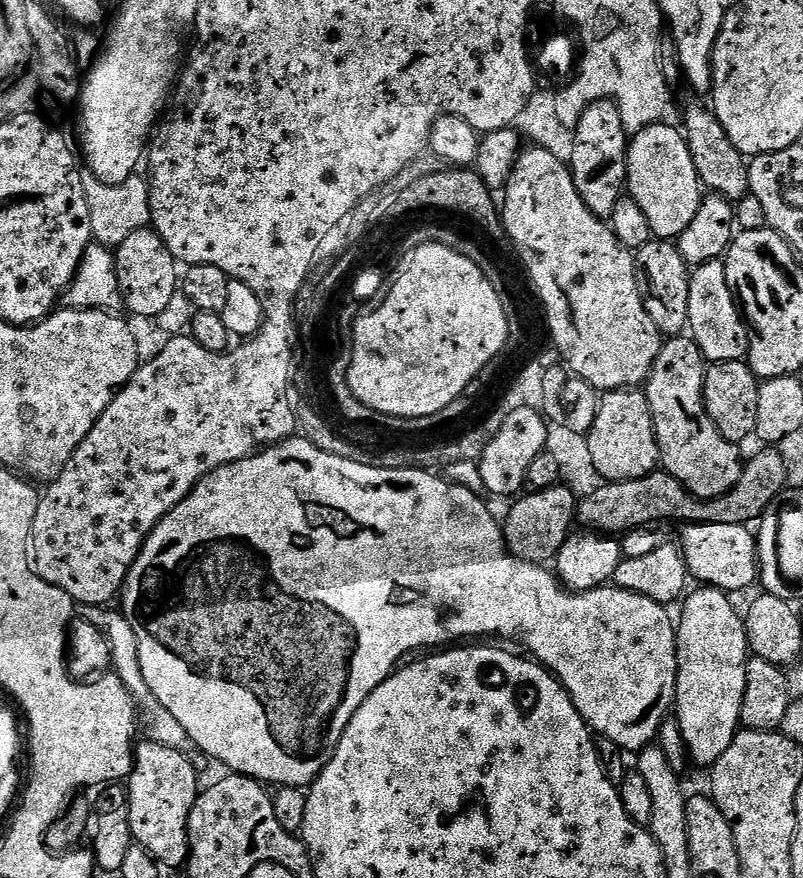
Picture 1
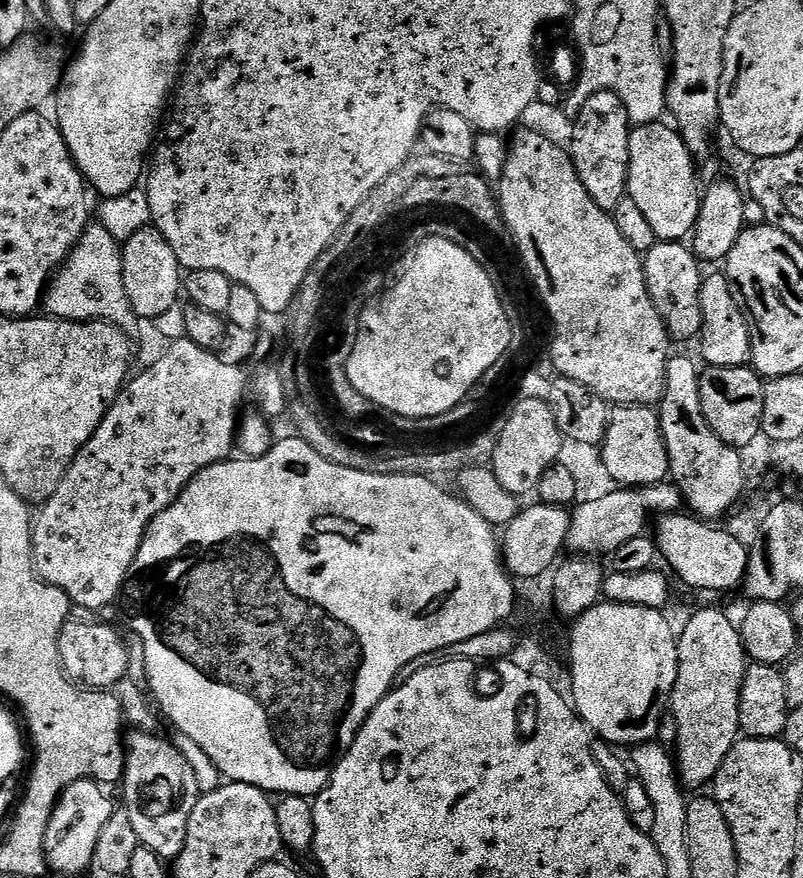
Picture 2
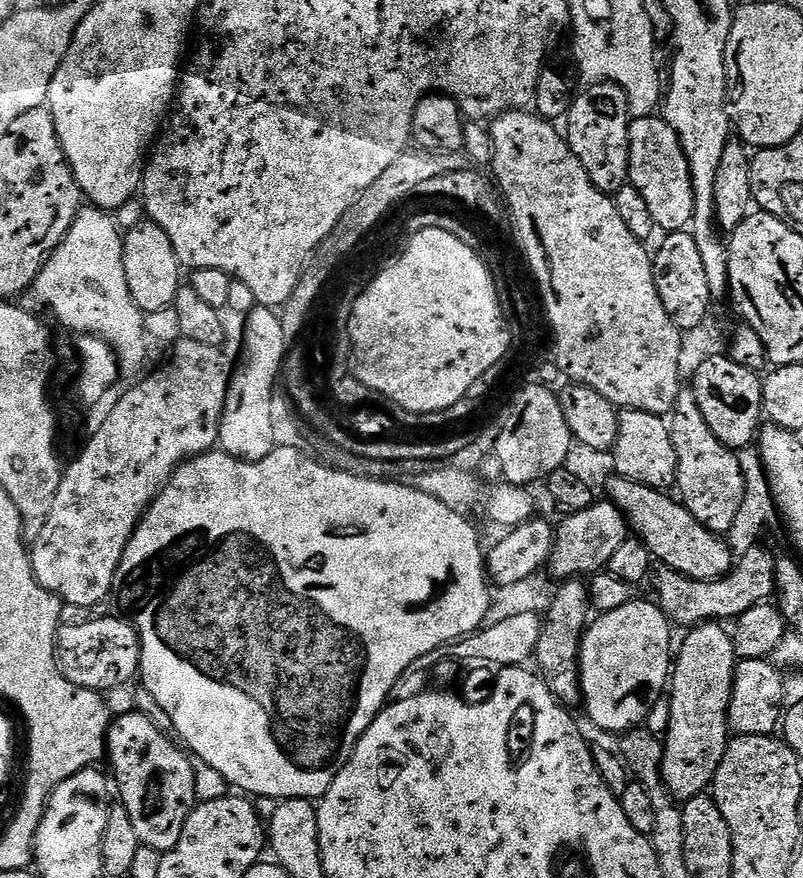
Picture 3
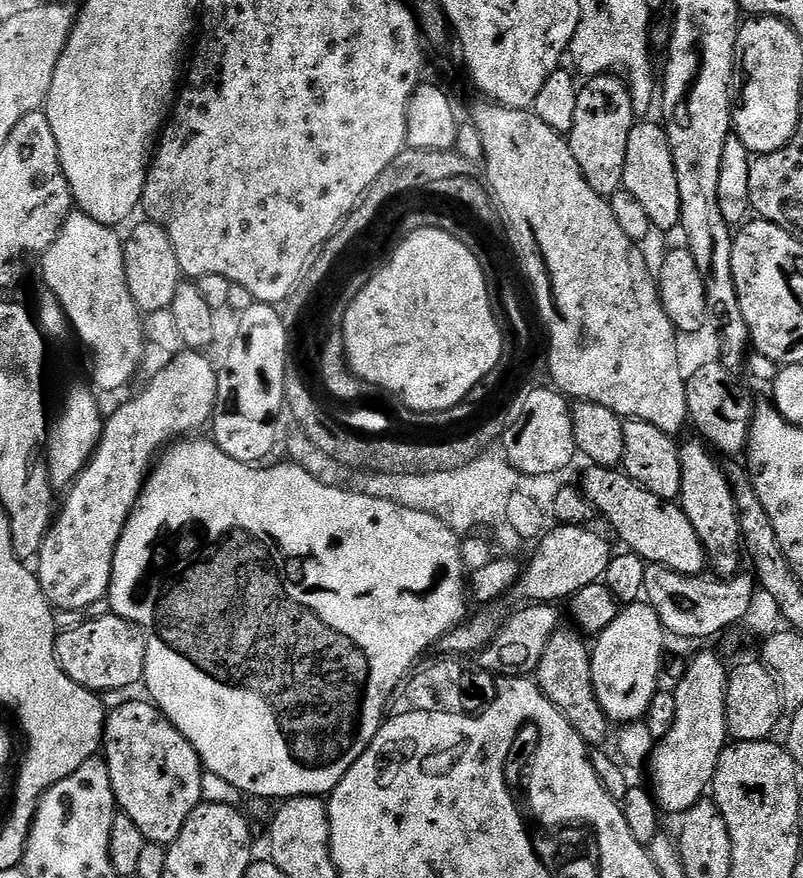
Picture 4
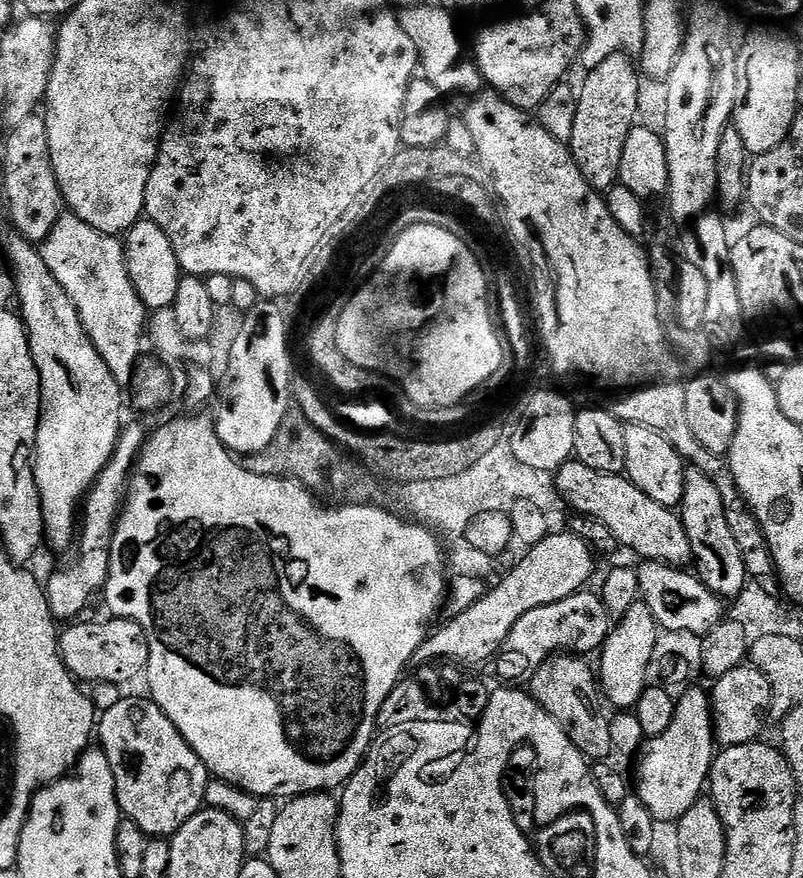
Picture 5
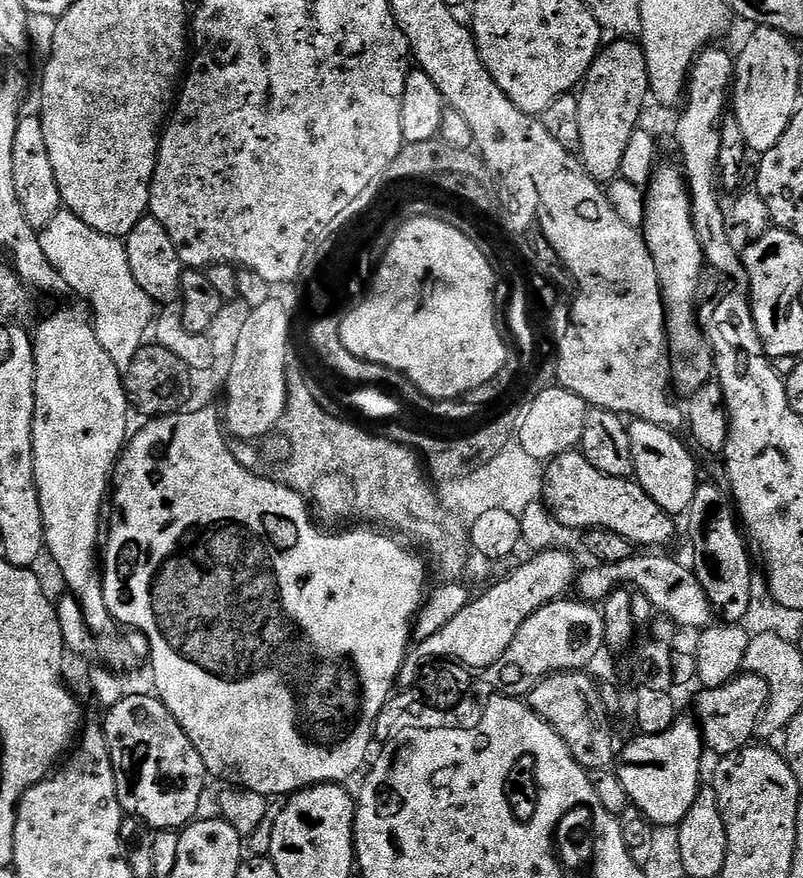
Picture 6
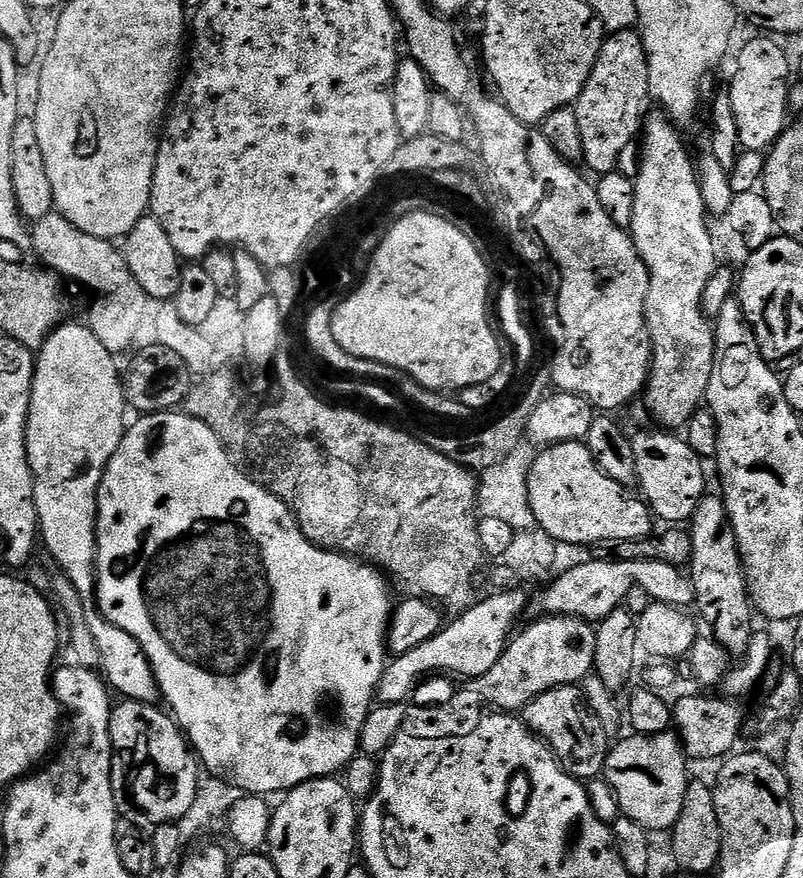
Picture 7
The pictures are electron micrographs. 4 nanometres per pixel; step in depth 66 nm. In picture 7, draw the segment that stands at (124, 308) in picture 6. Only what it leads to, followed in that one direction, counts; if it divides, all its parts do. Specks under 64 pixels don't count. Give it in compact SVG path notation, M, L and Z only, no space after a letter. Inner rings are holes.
M55 210L35 221L31 234L33 253L40 256L40 262L47 269L106 296L93 304L88 325L108 352L115 356L121 355L120 352L126 351L139 336L150 307L148 296L130 273L123 253L117 249L115 252L115 245L111 241L94 238L93 235L78 230Z

